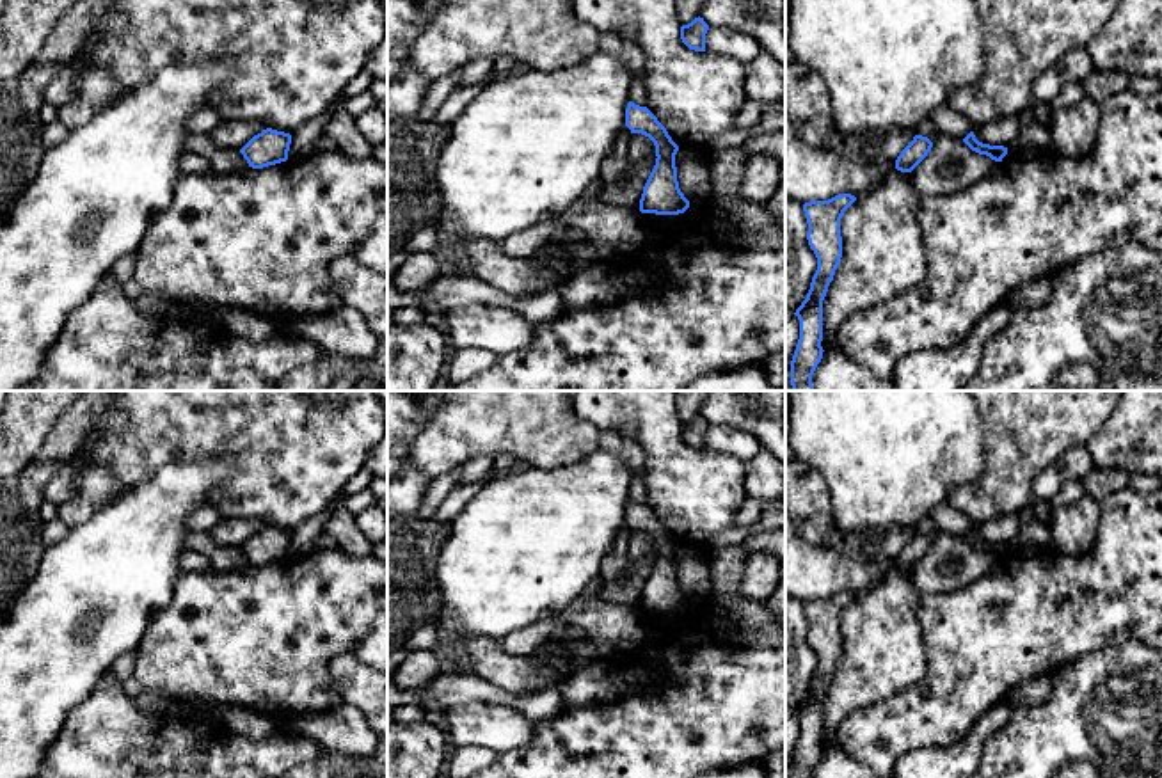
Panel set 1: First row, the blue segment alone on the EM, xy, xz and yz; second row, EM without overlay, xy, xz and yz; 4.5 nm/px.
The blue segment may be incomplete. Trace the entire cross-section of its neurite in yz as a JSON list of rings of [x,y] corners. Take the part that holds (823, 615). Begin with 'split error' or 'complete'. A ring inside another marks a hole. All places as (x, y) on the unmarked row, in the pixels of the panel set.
complete | [[[839,591],[803,602],[807,638],[817,655],[817,668],[807,696],[794,711],[800,718],[800,737],[791,758],[791,778],[812,778],[823,757],[823,698],[842,655],[840,616],[855,599],[851,591]]]

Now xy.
complete | [[[272,526],[254,533],[240,551],[249,565],[263,567],[288,558],[291,533]]]

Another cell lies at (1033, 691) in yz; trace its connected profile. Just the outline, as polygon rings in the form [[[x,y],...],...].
[[[1041,675],[1016,684],[1009,695],[1007,703],[1011,707],[1029,707],[1043,703],[1052,689],[1052,677]]]

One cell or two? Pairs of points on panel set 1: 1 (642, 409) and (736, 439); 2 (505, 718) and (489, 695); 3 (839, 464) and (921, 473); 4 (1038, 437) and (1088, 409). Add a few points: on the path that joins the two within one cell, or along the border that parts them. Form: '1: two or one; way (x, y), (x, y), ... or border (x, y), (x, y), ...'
1: two; border (706, 448), (716, 453), (734, 453), (743, 462)
2: two; border (507, 704), (468, 702), (453, 707)
3: one; way (859, 464), (901, 464)
4: one; way (1050, 425), (1066, 409), (1075, 409)

